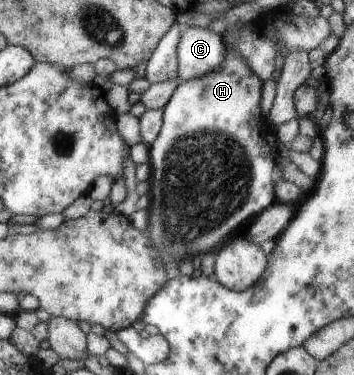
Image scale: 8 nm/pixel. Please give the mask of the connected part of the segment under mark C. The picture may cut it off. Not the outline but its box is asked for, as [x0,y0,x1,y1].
[177,20,225,81]

